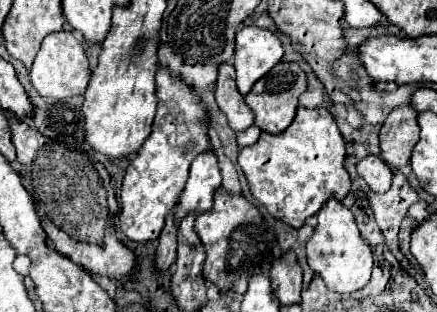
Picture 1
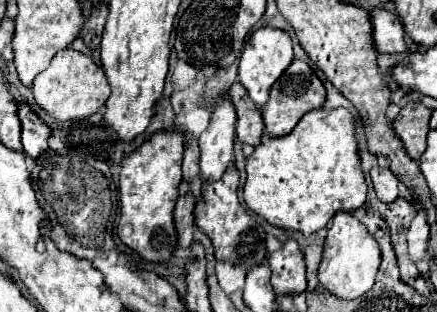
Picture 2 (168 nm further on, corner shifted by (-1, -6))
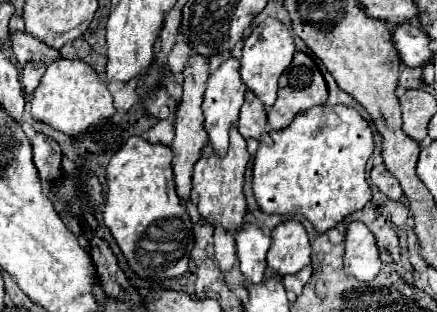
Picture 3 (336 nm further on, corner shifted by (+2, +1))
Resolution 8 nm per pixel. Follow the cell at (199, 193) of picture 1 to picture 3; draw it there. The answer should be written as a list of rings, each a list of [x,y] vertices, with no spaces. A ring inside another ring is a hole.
[[[226,58],[208,78],[206,84],[206,92],[204,92],[204,102],[202,102],[202,112],[204,112],[204,130],[208,134],[210,146],[214,148],[214,152],[218,154],[218,158],[224,158],[226,150],[228,150],[228,132],[232,128],[234,122],[238,122],[238,112],[242,108],[244,102],[244,92],[246,92],[246,84],[240,78],[240,62],[236,58]]]

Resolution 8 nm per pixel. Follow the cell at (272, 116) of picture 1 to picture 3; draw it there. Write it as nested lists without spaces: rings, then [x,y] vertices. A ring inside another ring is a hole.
[[[296,52],[292,64],[286,68],[286,72],[278,80],[278,98],[276,98],[274,106],[268,110],[268,124],[272,126],[272,130],[282,130],[284,126],[288,126],[292,122],[292,118],[300,110],[308,110],[316,104],[324,104],[326,98],[328,98],[328,88],[326,88],[326,82],[322,78],[318,66],[304,52]]]

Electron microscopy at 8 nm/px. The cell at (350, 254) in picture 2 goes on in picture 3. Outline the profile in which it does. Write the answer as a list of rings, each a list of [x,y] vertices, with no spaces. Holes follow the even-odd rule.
[[[350,222],[344,234],[344,274],[360,282],[374,280],[380,270],[378,246],[374,234],[364,222]]]

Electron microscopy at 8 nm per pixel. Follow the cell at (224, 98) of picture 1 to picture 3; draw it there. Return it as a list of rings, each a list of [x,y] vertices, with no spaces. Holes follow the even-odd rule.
[[[248,90],[244,96],[244,104],[240,108],[240,120],[238,120],[238,132],[244,138],[256,138],[260,140],[266,132],[266,110],[264,104]]]

